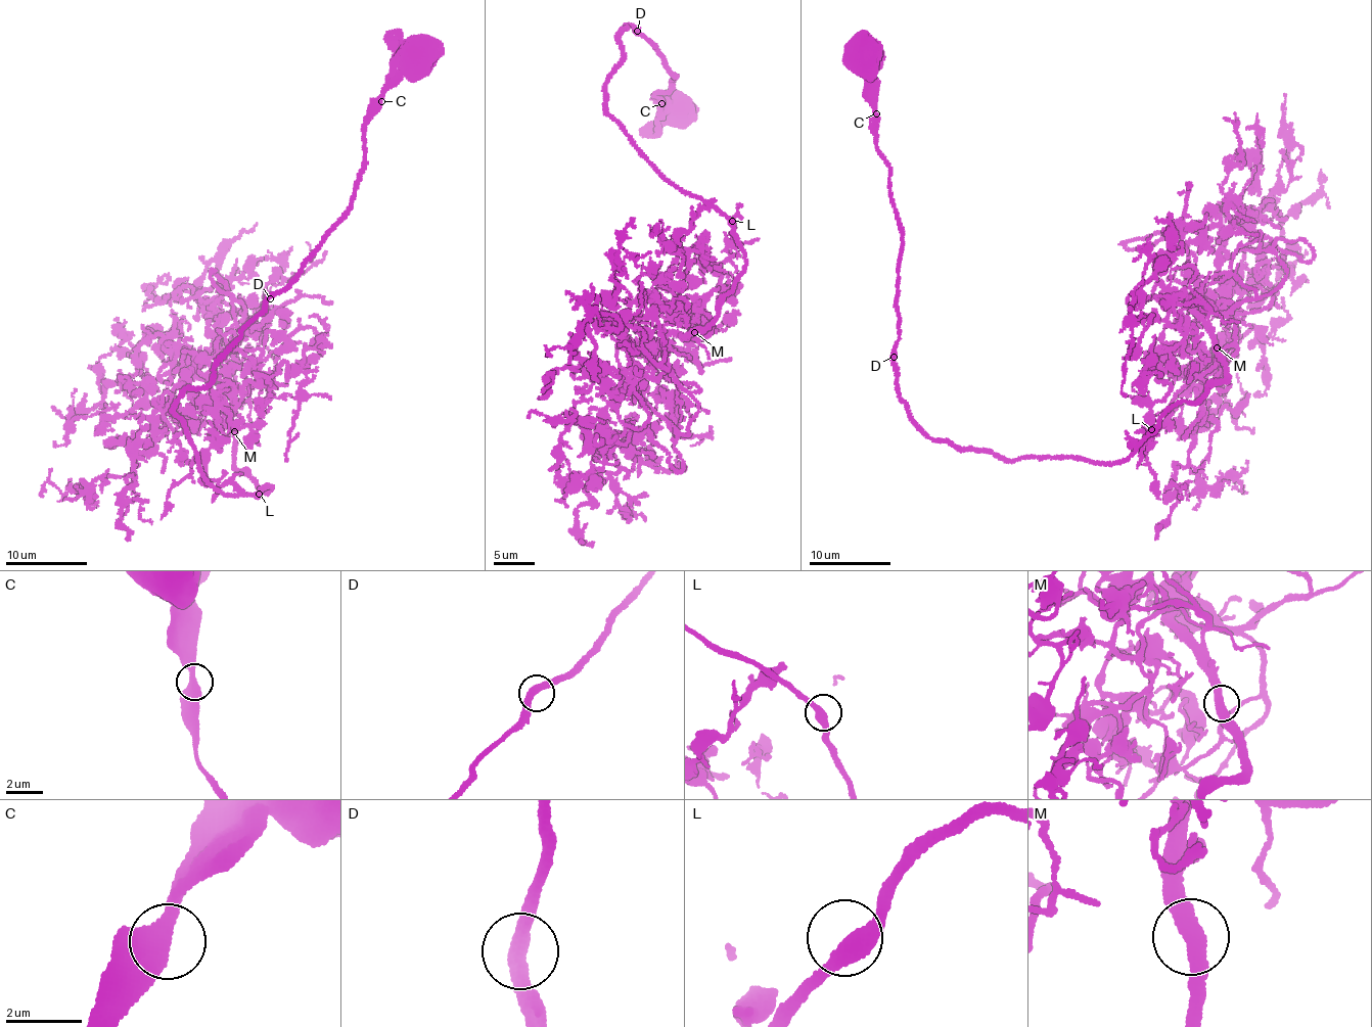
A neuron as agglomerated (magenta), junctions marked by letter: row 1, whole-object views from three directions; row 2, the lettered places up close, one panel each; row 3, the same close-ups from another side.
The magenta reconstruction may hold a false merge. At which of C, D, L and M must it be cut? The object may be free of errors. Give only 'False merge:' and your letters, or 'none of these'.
False merge: none of these

